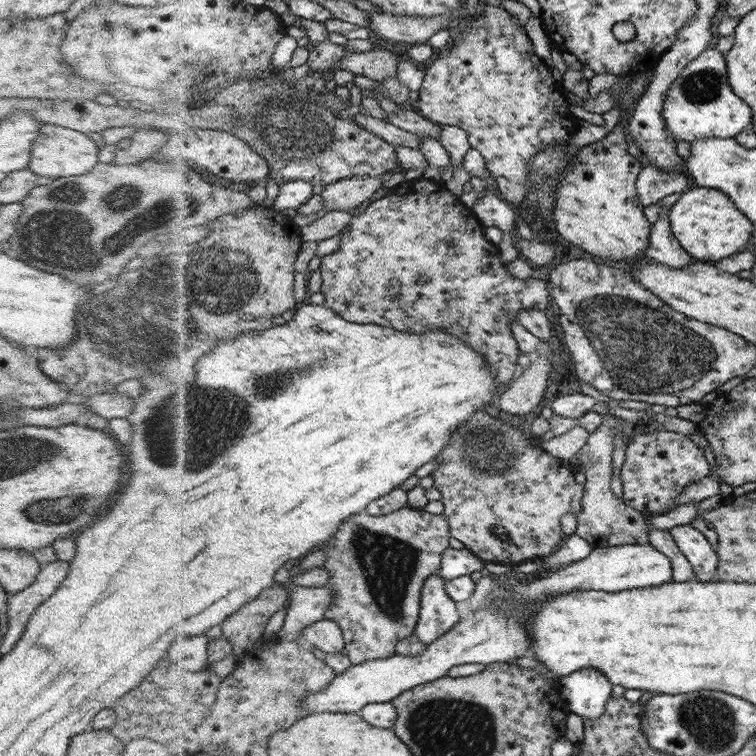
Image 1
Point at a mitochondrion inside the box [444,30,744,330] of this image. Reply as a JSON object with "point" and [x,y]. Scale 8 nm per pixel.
{"point":[703,86]}

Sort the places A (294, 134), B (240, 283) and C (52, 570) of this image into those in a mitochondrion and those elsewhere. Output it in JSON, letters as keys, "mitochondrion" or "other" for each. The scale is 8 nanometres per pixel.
{"A":"mitochondrion","B":"mitochondrion","C":"other"}

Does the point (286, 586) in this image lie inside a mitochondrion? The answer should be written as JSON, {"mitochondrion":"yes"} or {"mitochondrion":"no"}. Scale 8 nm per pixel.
{"mitochondrion":"no"}

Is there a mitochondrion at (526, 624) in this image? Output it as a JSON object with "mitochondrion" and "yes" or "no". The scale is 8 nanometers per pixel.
{"mitochondrion":"no"}

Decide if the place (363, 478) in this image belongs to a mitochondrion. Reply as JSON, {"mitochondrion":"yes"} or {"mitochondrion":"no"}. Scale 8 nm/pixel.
{"mitochondrion":"no"}

